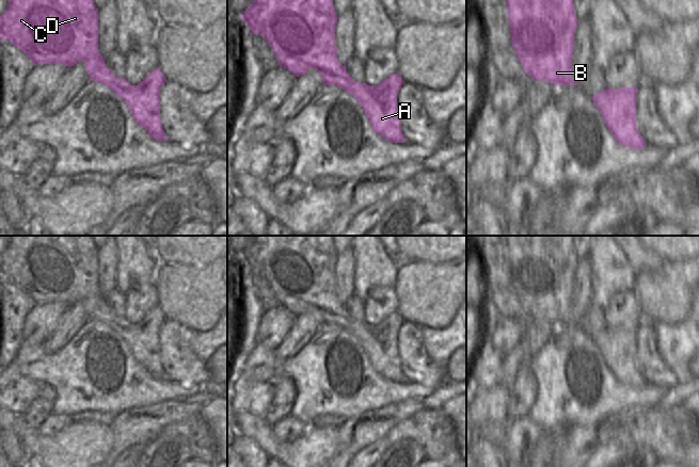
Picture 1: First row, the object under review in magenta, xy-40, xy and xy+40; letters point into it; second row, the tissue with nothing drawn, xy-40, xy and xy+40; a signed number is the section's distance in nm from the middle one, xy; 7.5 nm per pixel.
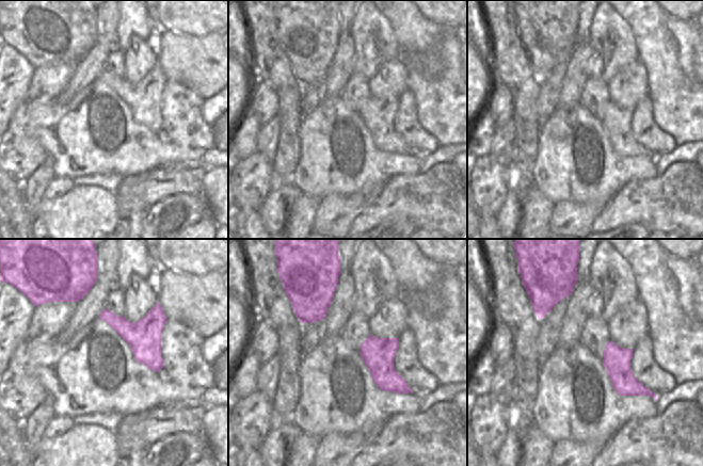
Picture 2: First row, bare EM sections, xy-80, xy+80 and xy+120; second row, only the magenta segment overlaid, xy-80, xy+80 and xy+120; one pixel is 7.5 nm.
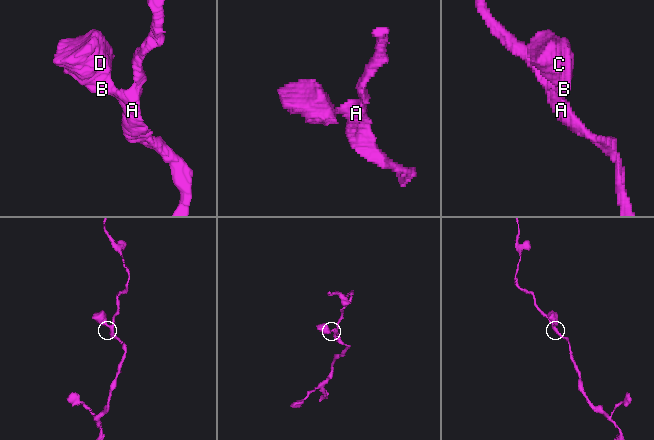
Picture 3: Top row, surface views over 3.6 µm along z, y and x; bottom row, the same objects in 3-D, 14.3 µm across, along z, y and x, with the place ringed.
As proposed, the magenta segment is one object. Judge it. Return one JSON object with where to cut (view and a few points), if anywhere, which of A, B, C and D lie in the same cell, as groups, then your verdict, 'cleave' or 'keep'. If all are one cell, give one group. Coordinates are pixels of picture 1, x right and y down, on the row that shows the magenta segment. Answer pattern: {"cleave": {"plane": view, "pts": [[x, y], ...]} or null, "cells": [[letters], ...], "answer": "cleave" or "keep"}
{"cleave": null, "cells": [["A", "B", "C", "D"]], "answer": "keep"}

